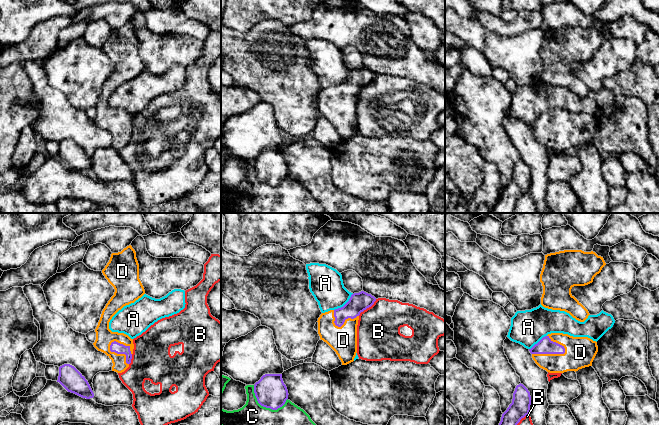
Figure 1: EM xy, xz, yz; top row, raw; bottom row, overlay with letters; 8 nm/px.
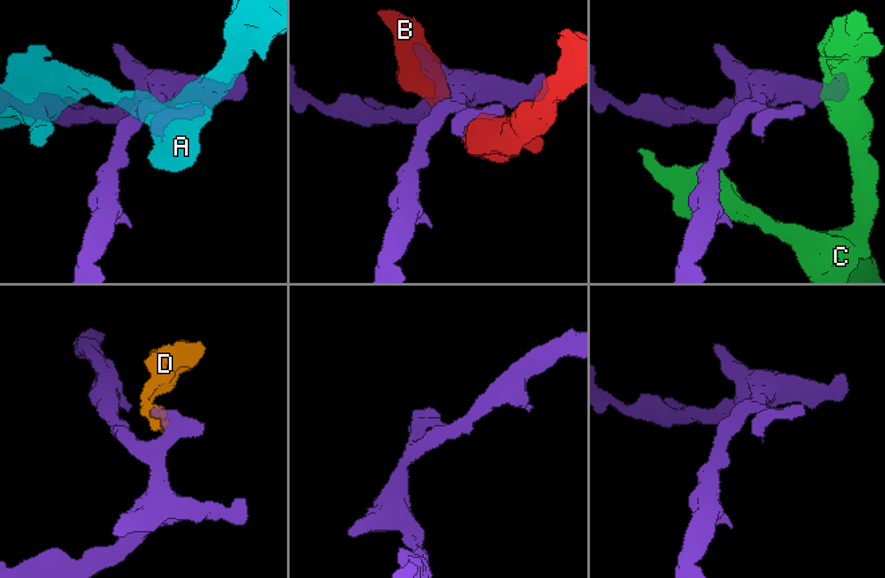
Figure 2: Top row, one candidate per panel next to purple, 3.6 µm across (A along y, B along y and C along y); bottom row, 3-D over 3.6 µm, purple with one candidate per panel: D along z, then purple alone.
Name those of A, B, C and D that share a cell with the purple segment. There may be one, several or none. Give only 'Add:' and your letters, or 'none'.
Add: D

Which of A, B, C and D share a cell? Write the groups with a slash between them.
A / B / C / D

